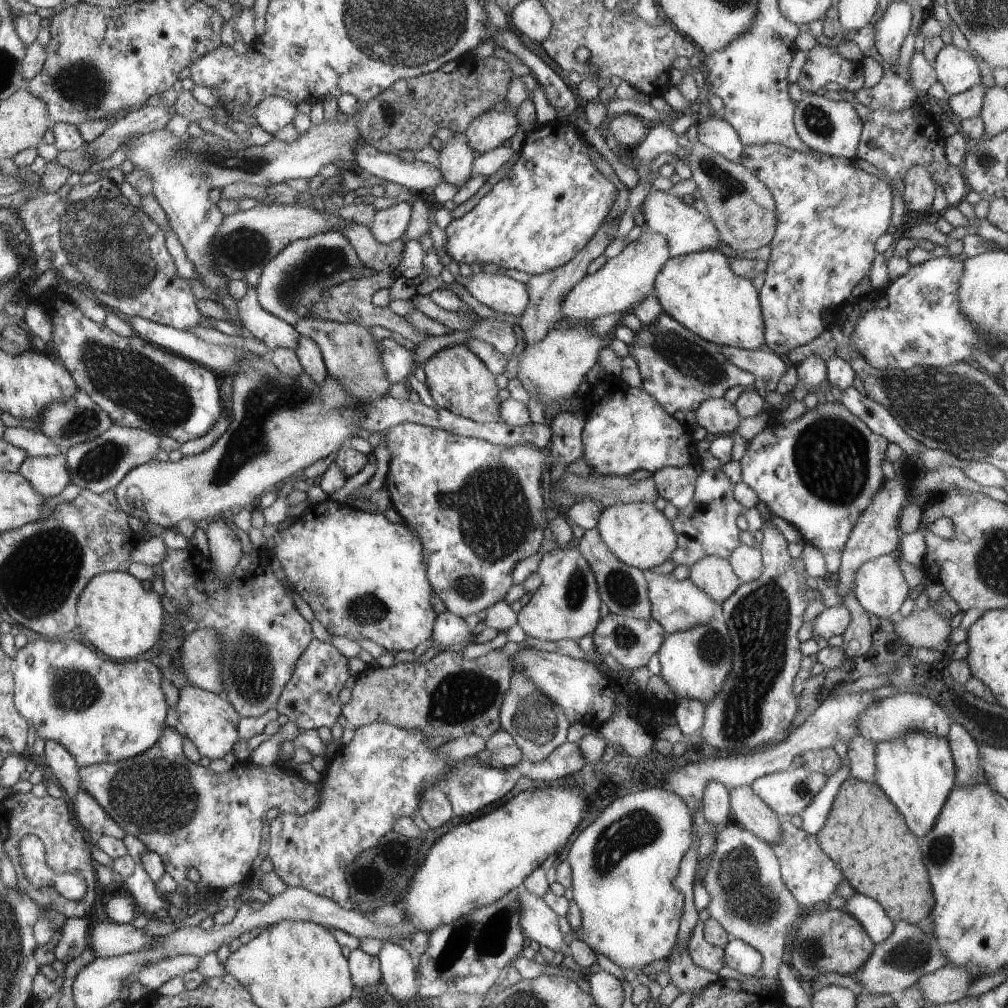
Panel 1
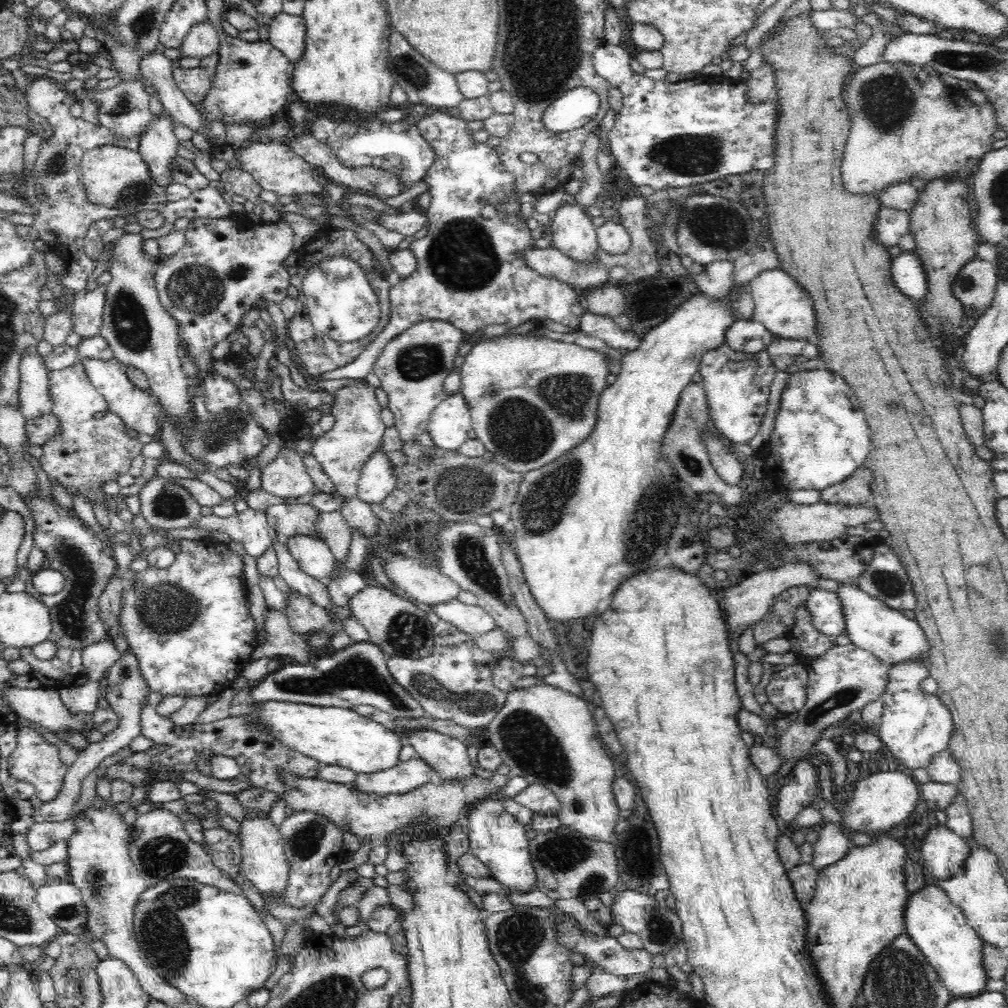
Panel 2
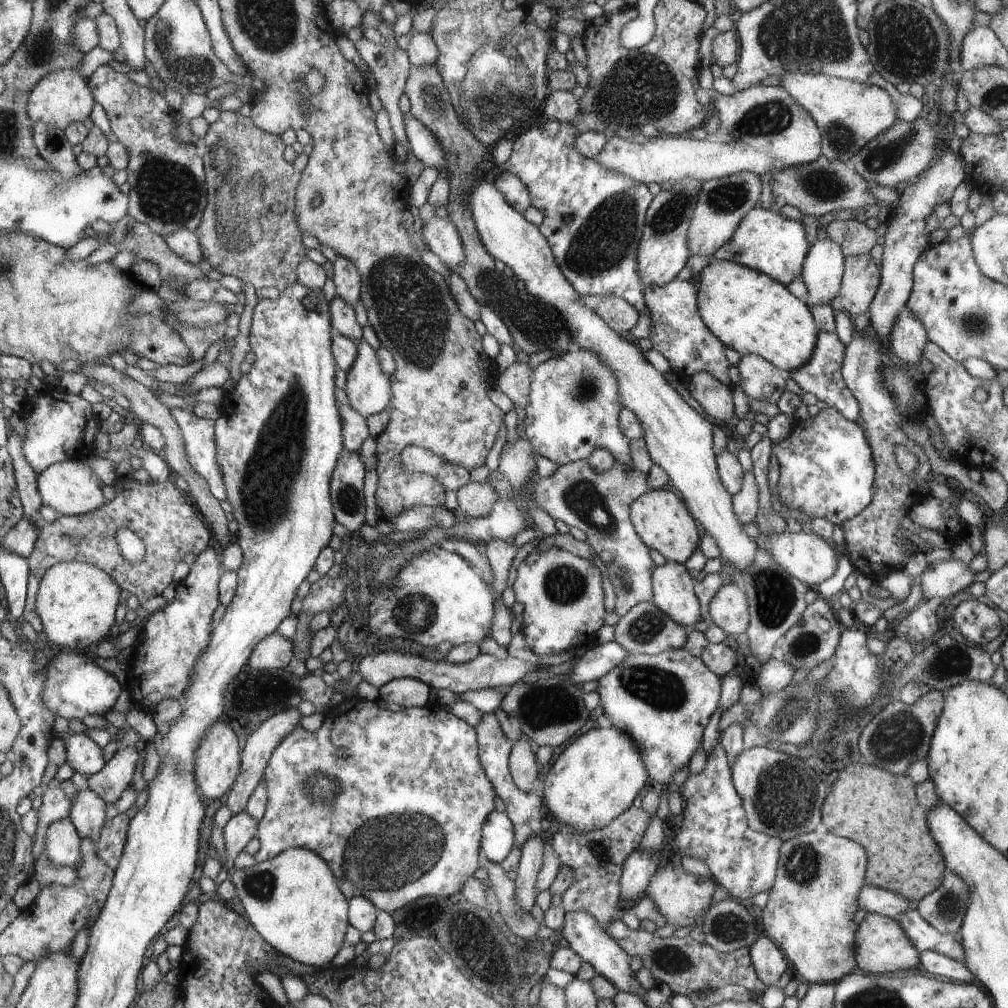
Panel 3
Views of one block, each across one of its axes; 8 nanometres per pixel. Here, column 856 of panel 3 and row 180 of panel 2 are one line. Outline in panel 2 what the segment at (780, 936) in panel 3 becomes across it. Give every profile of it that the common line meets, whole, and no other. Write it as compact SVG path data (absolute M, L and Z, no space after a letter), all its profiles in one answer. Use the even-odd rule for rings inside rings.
M877 63L858 67L846 82L845 94L844 102L848 102L848 108L854 112L852 132L841 168L841 186L844 186L847 194L880 195L880 192L896 183L910 183L912 176L922 178L927 183L948 178L965 182L992 150L992 136L998 129L993 104L986 101L980 104L980 110L978 106L976 110L962 110L962 106L952 102L948 87L941 78L932 76L922 67L908 63Z

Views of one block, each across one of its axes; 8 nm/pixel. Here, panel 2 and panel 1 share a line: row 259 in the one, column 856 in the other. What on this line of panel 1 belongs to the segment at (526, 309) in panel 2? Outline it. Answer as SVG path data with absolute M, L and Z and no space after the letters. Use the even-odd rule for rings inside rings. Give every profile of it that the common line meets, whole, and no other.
M825 402L806 412L794 422L768 422L766 428L747 440L746 452L740 460L741 481L756 492L769 510L780 516L802 535L806 544L818 548L824 555L828 575L840 571L845 544L862 518L862 512L873 503L884 484L882 460L888 439L874 434L840 402Z

